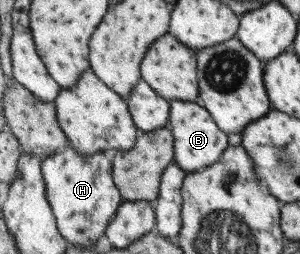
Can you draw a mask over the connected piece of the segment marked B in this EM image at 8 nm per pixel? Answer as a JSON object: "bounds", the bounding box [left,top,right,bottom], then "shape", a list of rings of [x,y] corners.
{"bounds":[168,100,230,172],"shape":[[[170,100],[168,126],[174,137],[174,161],[186,172],[197,172],[213,165],[230,146],[228,135],[219,129],[211,114],[199,101]]]}

